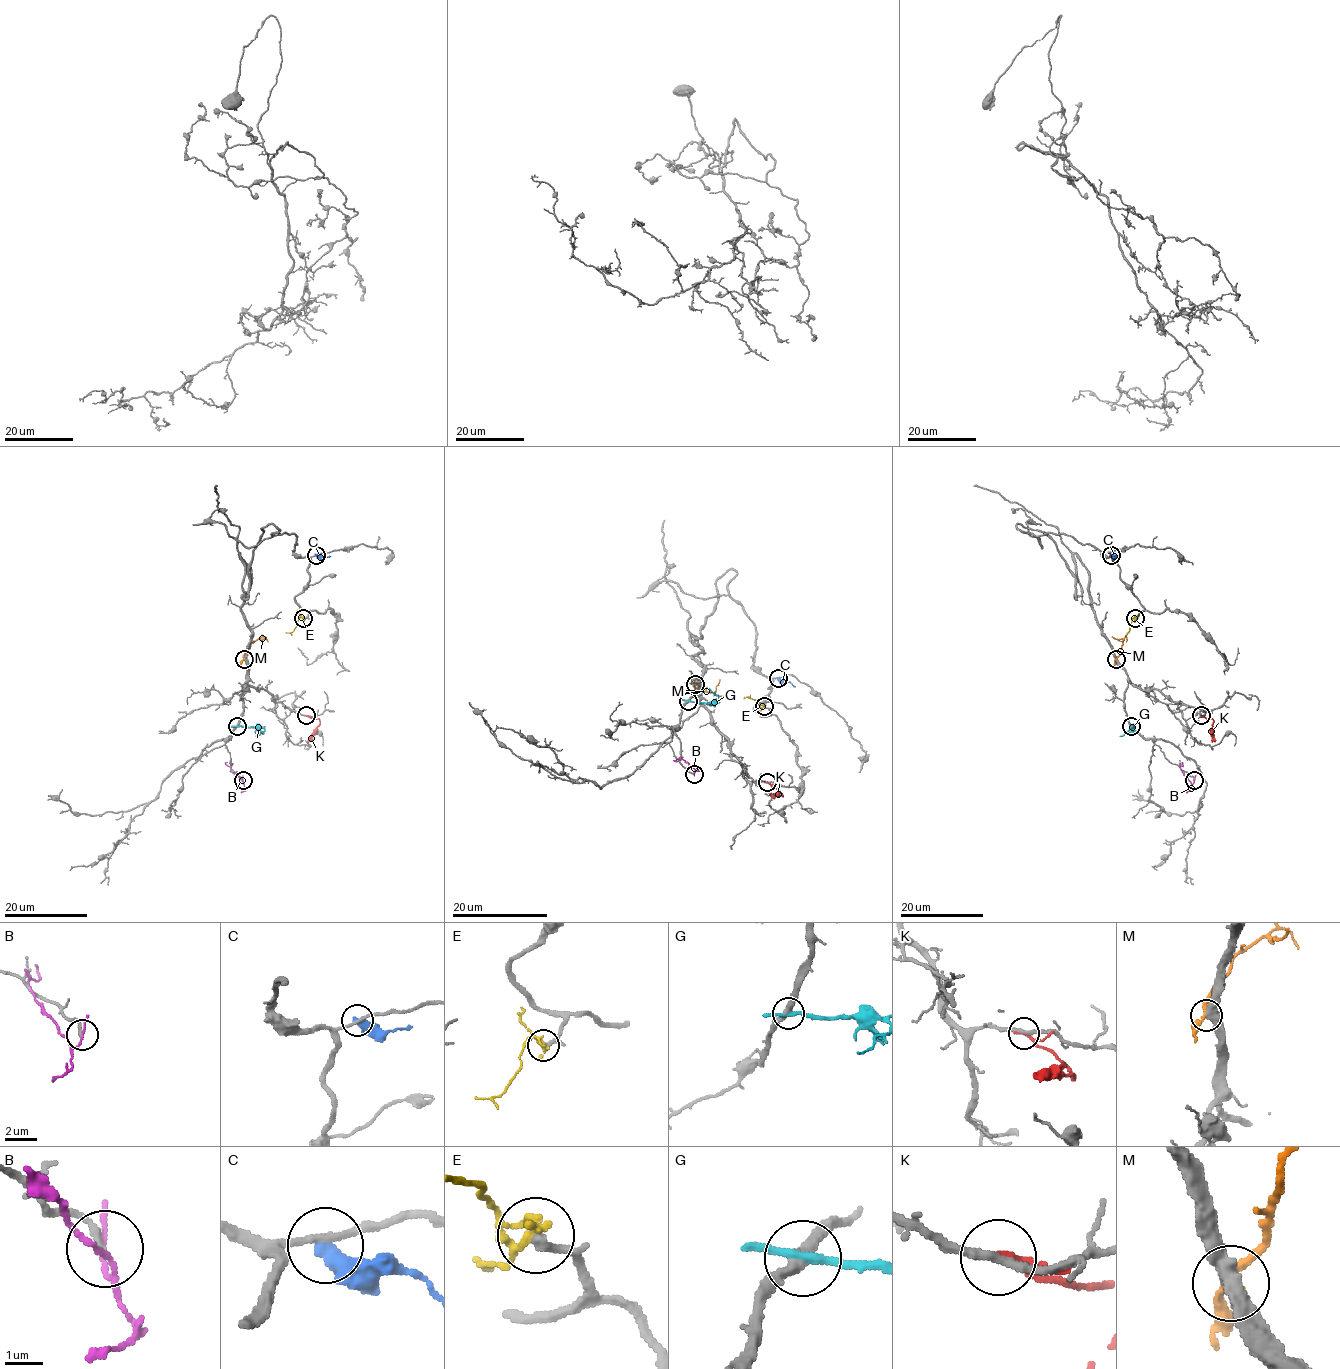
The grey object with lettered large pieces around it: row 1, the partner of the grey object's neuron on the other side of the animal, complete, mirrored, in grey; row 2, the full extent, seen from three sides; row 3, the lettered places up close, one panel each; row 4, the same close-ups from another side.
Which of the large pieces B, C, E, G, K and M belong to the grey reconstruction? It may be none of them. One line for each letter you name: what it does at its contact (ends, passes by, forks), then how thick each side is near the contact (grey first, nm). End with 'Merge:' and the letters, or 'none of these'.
E: it passes by; calibres 200 and 160 nm
Merge: E

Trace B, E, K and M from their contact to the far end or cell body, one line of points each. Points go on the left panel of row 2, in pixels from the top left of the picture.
B: (242, 780), (242, 784), (227, 762)
E: (304, 619), (300, 617), (296, 627), (286, 632)
K: (307, 715), (319, 720), (317, 731), (308, 742)
M: (243, 659), (244, 652), (252, 644), (265, 636)

